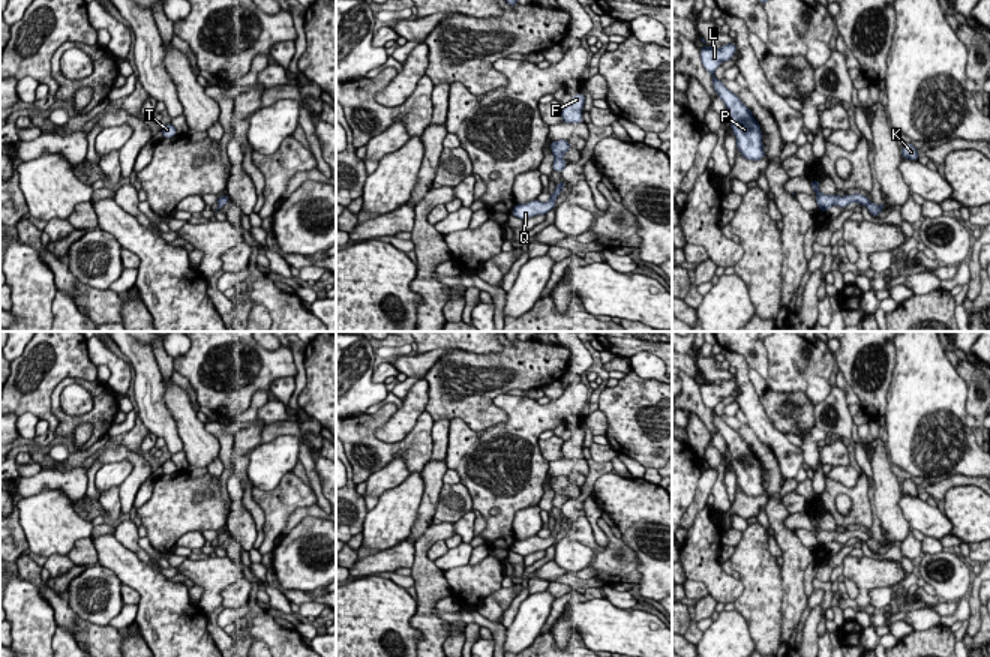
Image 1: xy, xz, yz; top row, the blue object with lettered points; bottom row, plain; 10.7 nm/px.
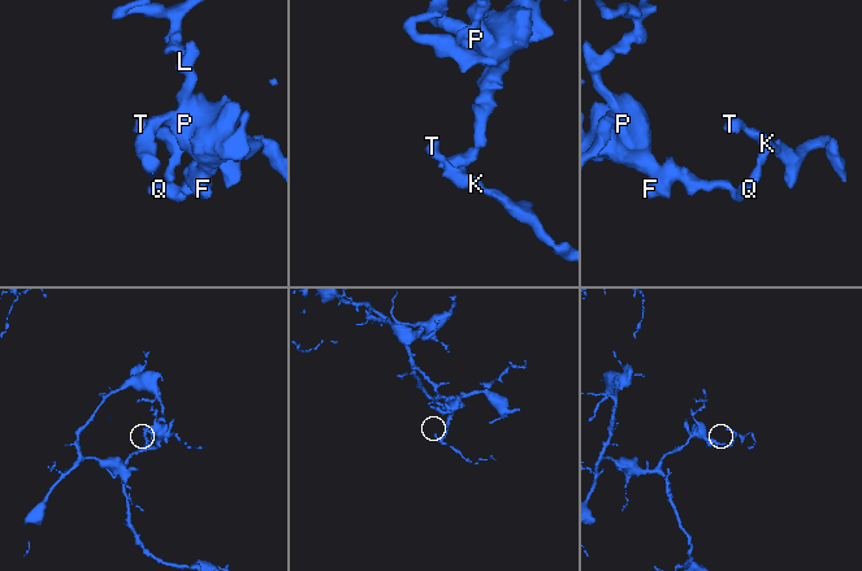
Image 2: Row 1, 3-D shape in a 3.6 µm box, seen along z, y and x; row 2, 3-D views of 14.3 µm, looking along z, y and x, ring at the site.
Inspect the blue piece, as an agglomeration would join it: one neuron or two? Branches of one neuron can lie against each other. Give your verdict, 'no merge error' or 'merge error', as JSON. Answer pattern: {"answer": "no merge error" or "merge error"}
{"answer": "no merge error"}

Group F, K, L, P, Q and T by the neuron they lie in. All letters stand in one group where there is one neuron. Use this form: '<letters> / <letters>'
F K L P Q T

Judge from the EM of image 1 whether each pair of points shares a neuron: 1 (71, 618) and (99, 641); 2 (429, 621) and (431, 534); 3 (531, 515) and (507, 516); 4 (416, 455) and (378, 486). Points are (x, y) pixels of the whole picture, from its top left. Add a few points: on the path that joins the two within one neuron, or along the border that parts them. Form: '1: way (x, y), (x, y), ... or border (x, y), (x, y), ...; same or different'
1: way (78, 626), (92, 638); same
2: way (426, 600), (426, 575), (422, 567), (422, 555); same
3: border (537, 504), (522, 507), (516, 513), (515, 539); different
4: border (411, 470), (401, 458), (393, 458), (372, 474); different

